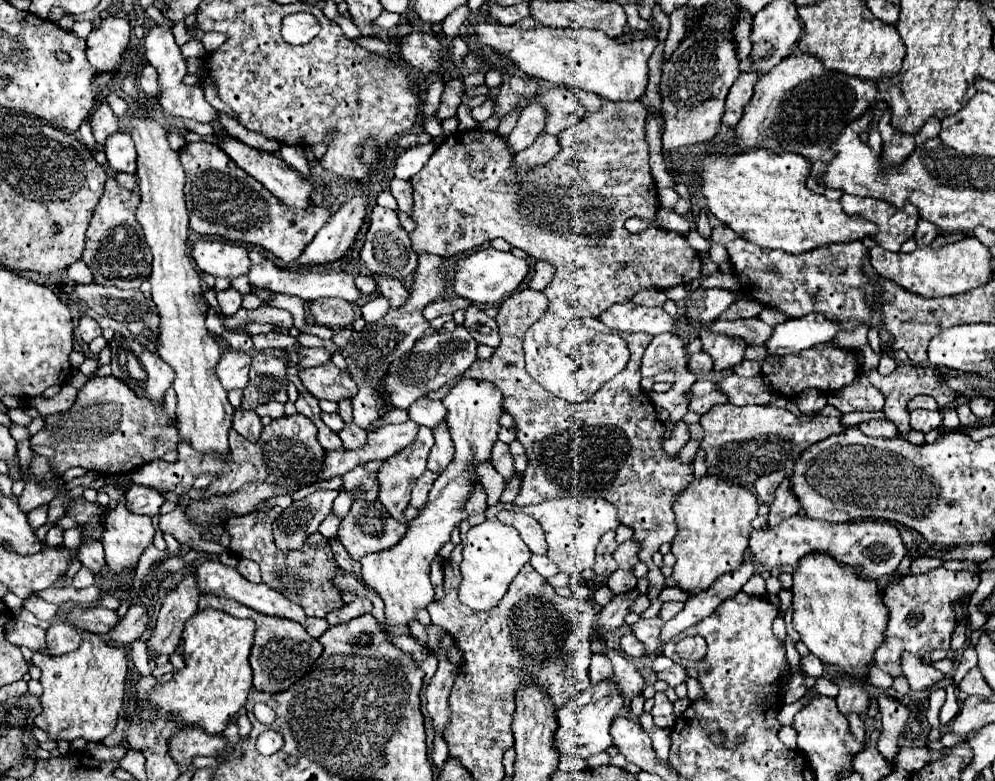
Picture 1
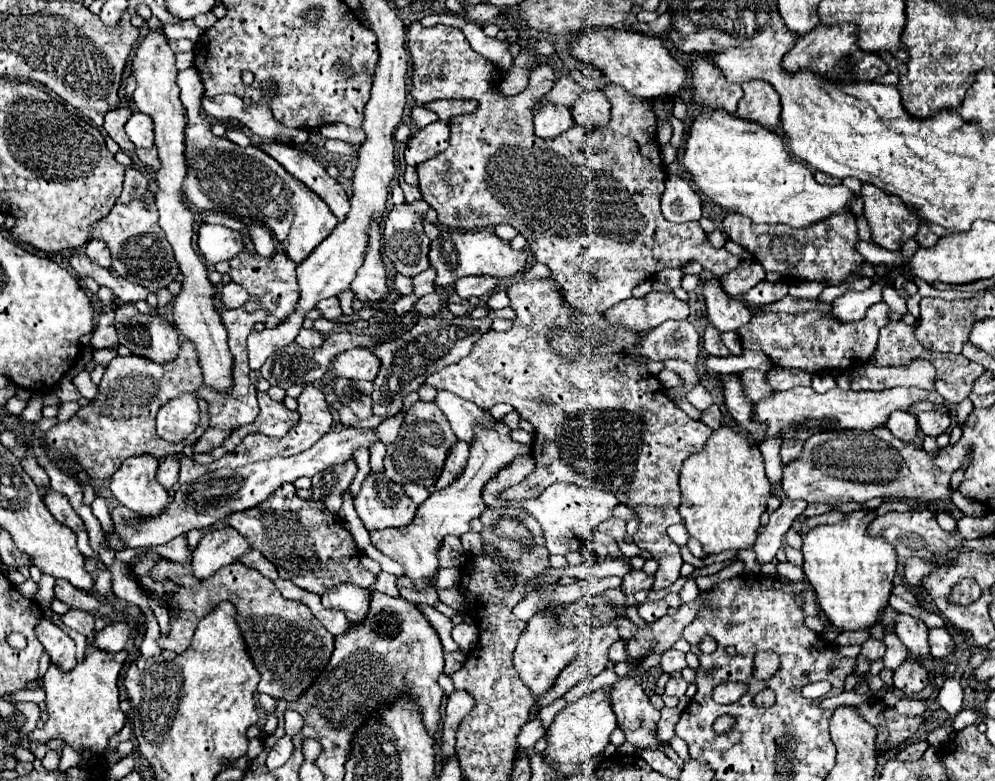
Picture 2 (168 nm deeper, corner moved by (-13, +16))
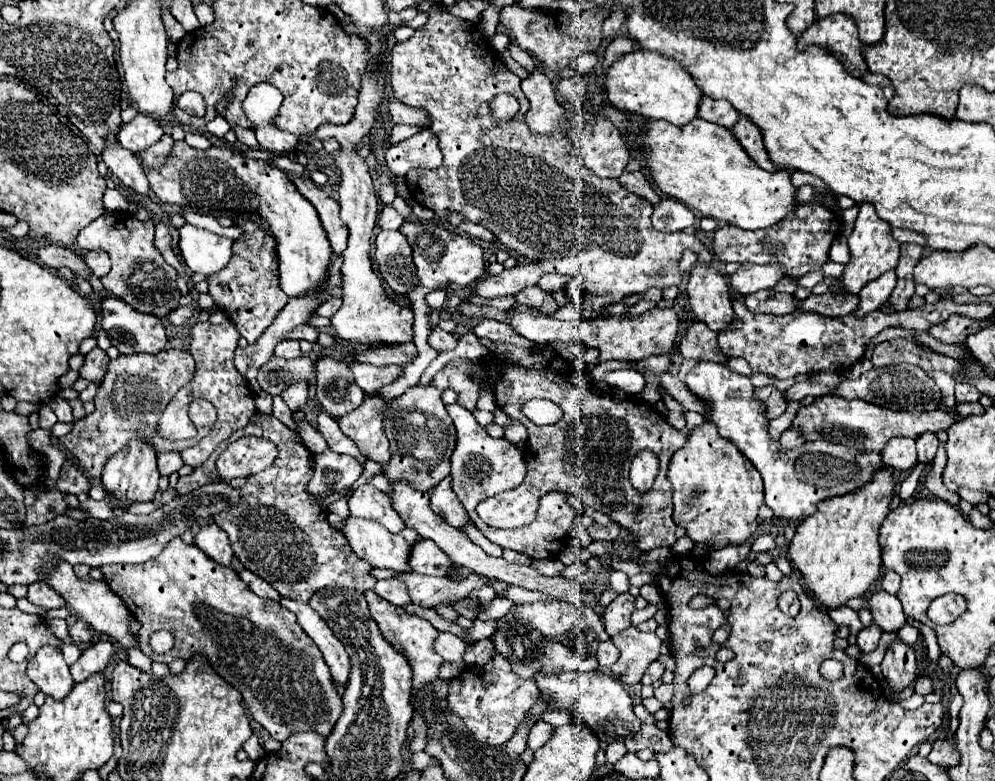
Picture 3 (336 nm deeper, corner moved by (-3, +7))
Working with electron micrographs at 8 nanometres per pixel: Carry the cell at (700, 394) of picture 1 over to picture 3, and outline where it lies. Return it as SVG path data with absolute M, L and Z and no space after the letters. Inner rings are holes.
M762 387L756 389L756 395L762 399L762 403L766 405L766 413L770 419L780 417L786 411L786 399L784 393L780 393L776 387Z

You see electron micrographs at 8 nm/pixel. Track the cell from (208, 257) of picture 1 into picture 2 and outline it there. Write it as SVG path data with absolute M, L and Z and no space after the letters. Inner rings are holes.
M202 224L198 230L198 248L208 264L230 260L242 252L242 234L226 226Z

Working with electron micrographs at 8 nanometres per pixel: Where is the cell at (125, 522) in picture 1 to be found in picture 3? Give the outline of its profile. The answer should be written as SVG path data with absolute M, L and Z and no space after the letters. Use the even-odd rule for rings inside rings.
M132 439L122 451L118 451L118 455L106 461L102 471L104 489L108 489L114 499L120 499L122 505L130 505L136 501L152 501L158 491L158 479L160 473L156 467L156 449L142 439Z

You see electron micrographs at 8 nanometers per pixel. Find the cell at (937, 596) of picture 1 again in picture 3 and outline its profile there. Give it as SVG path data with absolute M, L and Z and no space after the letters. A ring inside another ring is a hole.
M886 571L884 577L882 577L882 587L884 587L884 591L888 591L888 593L896 593L896 591L900 589L900 577L898 577L898 573Z

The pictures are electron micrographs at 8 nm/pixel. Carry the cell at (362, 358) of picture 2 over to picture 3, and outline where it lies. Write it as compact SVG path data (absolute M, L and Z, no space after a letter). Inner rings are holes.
M352 363L350 365L356 377L356 383L366 391L372 393L384 385L394 383L398 377L402 377L402 367L398 365L386 365L386 367L376 367L368 363Z

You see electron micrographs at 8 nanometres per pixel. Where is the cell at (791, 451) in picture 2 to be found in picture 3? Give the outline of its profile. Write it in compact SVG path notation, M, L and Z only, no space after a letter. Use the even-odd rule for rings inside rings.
M790 427L790 429L786 429L784 433L782 433L782 437L780 437L780 445L782 447L786 447L786 449L794 449L794 447L800 447L804 443L804 437L800 435L800 429L796 427Z

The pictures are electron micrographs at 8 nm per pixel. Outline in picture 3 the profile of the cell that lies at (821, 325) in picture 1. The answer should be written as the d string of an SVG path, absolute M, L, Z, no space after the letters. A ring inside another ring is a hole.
M886 271L882 277L870 281L870 285L866 285L866 289L862 289L860 293L856 315L862 317L864 313L880 309L884 301L890 297L890 293L894 291L894 287L896 287L896 271Z

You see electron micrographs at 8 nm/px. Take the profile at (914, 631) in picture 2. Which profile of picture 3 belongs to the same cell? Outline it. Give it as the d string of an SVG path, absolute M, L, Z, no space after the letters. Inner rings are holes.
M874 591L868 597L870 613L874 617L874 623L882 627L882 631L898 631L906 623L906 615L902 611L902 603L896 595L890 595L886 591Z

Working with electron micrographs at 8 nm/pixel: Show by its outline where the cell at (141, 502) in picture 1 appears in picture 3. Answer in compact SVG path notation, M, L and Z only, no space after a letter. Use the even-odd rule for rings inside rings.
M168 451L168 453L158 455L158 469L162 475L176 473L182 465L184 465L184 461L182 461L180 453L176 453L176 451Z

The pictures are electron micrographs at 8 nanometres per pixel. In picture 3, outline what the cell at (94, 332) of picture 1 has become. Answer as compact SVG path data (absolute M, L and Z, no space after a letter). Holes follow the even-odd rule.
M100 347L92 349L88 355L86 355L86 361L84 361L84 367L80 369L80 377L90 381L90 383L96 383L100 385L104 375L106 375L106 367L108 367L108 355L106 351L102 351Z

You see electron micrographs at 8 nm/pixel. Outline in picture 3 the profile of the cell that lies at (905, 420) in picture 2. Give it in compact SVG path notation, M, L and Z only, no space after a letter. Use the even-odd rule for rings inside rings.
M896 437L894 441L888 441L888 445L882 453L882 461L886 467L892 467L896 471L912 469L918 463L914 441L904 439L904 437Z

